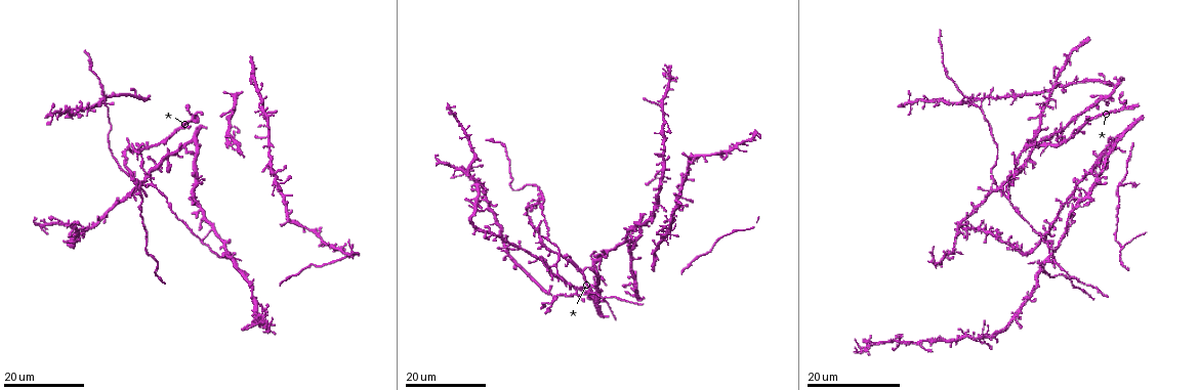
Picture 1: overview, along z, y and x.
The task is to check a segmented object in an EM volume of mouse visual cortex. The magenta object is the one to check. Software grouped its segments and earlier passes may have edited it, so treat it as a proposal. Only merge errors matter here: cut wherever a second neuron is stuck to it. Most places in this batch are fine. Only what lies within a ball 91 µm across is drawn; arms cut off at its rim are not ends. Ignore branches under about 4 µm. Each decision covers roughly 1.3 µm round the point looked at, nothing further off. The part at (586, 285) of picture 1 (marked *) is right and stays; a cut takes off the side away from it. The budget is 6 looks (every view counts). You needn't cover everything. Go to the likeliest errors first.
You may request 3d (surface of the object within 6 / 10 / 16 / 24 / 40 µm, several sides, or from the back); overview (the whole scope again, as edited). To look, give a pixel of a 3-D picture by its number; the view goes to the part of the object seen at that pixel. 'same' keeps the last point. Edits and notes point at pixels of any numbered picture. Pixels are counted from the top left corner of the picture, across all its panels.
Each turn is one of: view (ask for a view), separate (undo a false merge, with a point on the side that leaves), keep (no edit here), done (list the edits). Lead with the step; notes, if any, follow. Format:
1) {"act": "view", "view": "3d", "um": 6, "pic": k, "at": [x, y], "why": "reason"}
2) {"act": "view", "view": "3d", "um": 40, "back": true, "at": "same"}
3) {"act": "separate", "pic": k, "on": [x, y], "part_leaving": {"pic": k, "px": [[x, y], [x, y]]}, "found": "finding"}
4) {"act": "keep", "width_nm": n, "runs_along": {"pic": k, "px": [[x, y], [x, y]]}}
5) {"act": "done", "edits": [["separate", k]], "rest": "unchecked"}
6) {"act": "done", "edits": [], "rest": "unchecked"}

{"act": "view", "view": "3d", "um": 16, "pic": 1, "at": [333, 247], "why": "branch point"}

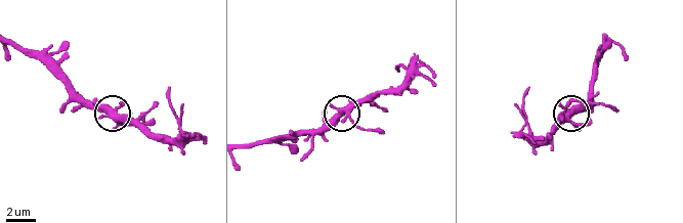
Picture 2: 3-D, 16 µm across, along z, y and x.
{"act": "view", "view": "3d", "um": 10, "pic": 2, "at": [348, 113], "why": "closer look"}

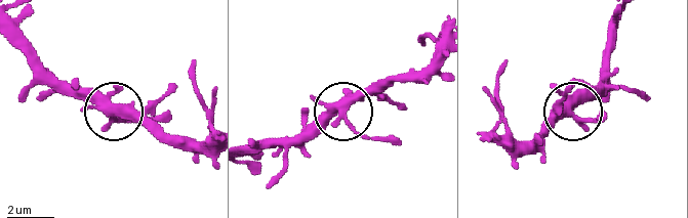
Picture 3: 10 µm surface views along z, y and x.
{"act": "keep", "arms": 3, "found": "one neuron here"}

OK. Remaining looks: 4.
{"act": "view", "view": "3d", "um": 16, "pic": 1, "at": [657, 104], "why": "four or more arms meet"}

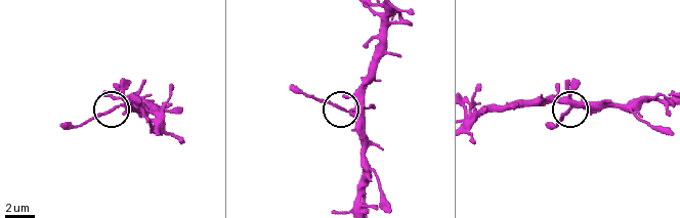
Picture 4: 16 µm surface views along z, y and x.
{"act": "view", "view": "3d", "um": 10, "pic": 4, "at": [350, 113], "why": "closer look"}

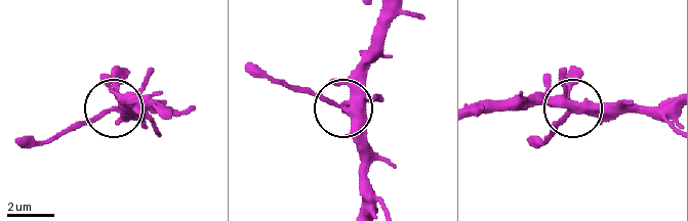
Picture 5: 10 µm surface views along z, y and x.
{"act": "view", "view": "3d", "um": 6, "pic": 5, "at": [341, 106]}

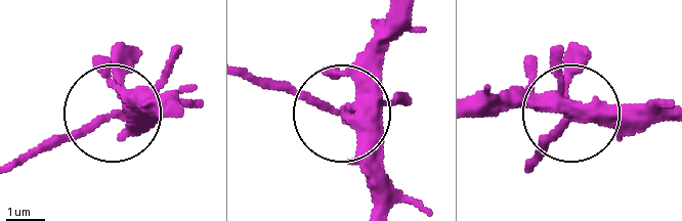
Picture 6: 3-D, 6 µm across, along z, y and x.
{"act": "keep", "side_arm_um": 5, "found": "all the same neuron"}

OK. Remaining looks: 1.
{"act": "done", "edits": [], "rest": "unchecked"}

